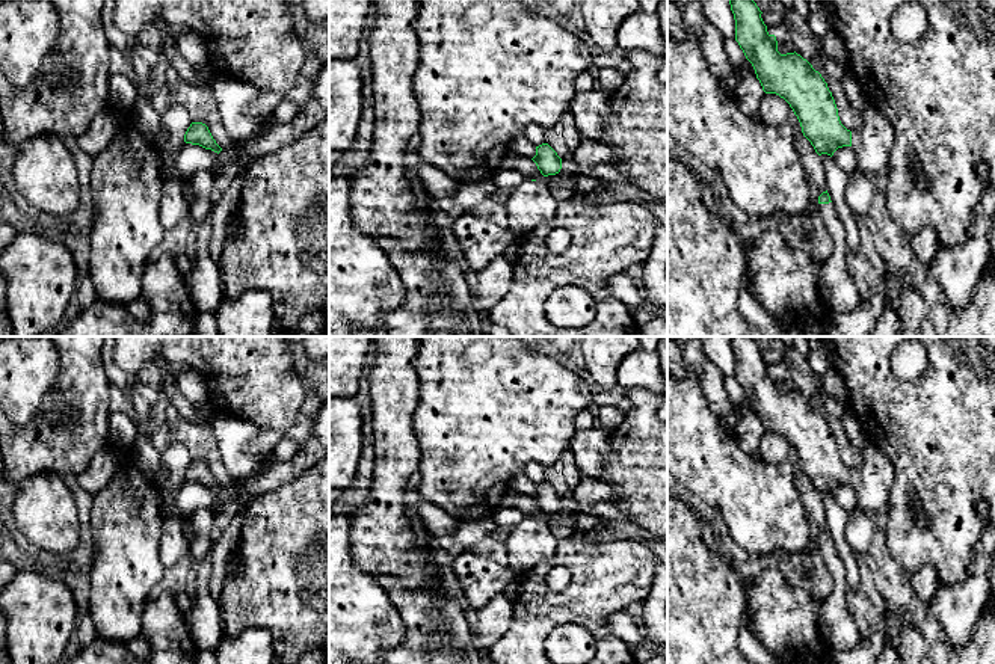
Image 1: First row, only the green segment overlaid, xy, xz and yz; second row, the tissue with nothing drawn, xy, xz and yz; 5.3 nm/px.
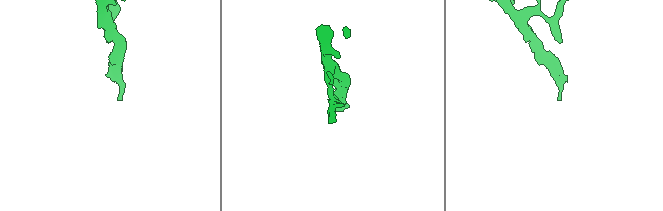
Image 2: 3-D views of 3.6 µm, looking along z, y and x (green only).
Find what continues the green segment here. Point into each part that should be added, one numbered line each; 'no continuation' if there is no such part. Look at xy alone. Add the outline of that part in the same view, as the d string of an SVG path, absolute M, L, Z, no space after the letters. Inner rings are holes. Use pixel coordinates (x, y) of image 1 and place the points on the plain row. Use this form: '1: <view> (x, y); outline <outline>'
no continuation

